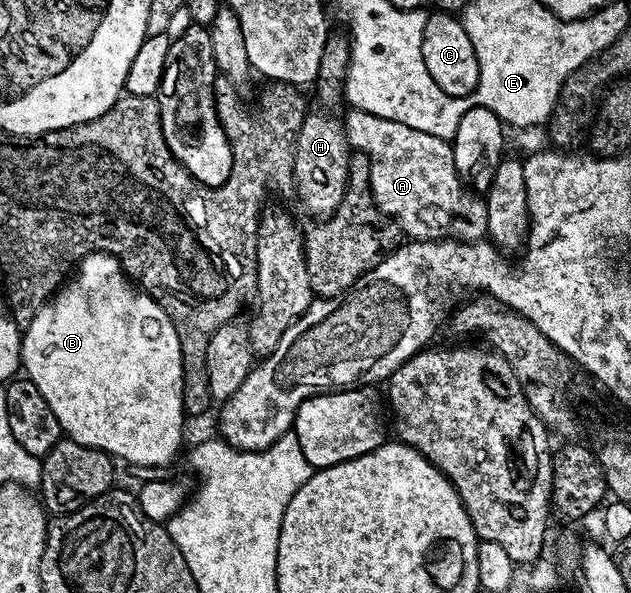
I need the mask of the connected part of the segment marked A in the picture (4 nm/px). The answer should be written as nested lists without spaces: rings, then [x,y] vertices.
[[[349,109],[347,113],[342,121],[349,147],[368,158],[372,201],[400,225],[409,239],[438,242],[448,235],[462,242],[478,242],[487,235],[485,199],[475,198],[462,181],[447,137],[439,138],[436,132],[418,132],[370,112]]]

